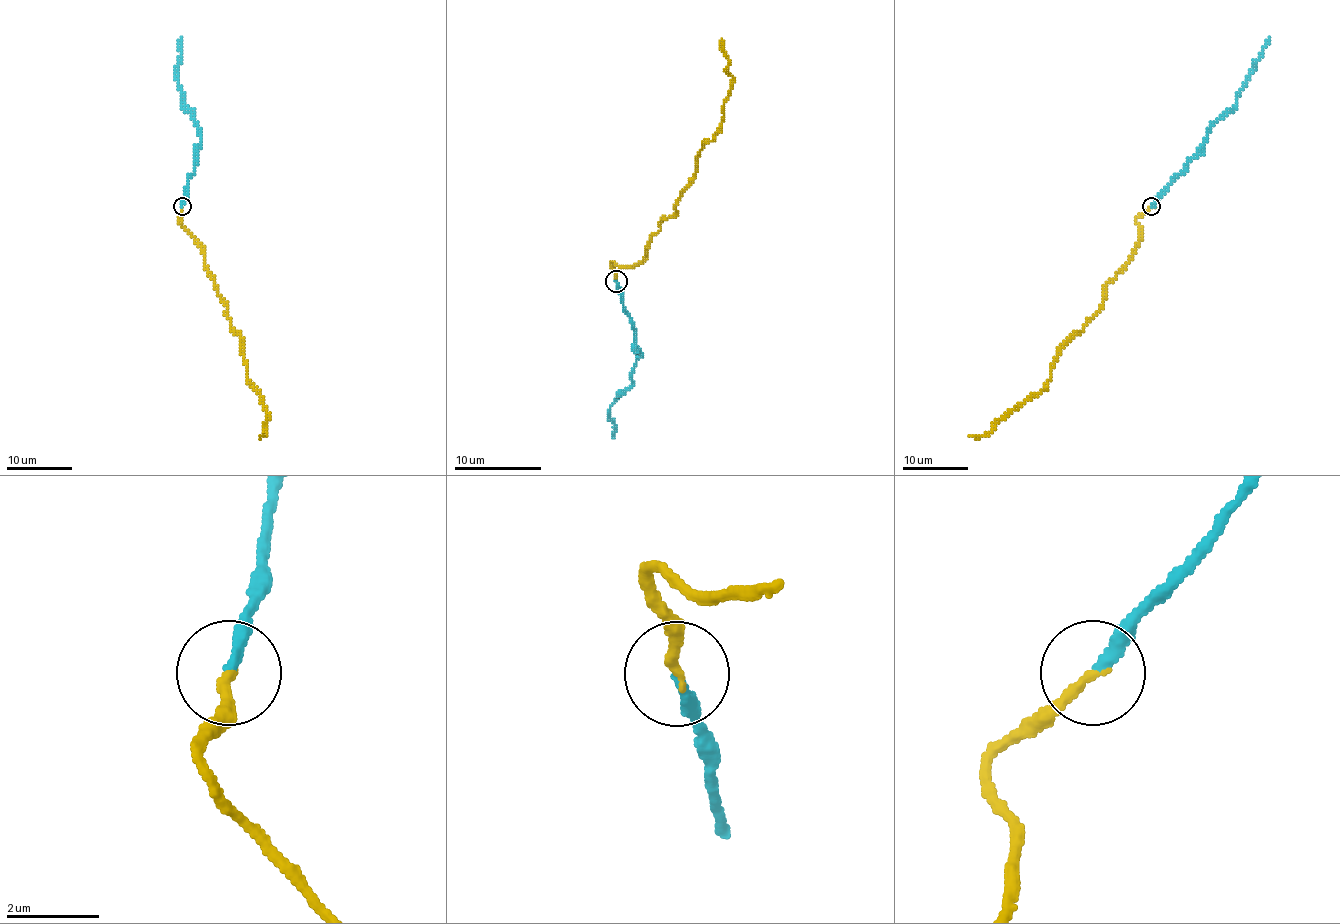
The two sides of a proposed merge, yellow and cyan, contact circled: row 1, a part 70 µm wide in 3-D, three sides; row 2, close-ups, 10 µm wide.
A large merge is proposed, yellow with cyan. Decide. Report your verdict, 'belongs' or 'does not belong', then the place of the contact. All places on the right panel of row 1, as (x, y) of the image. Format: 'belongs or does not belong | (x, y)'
belongs | (1151, 206)

